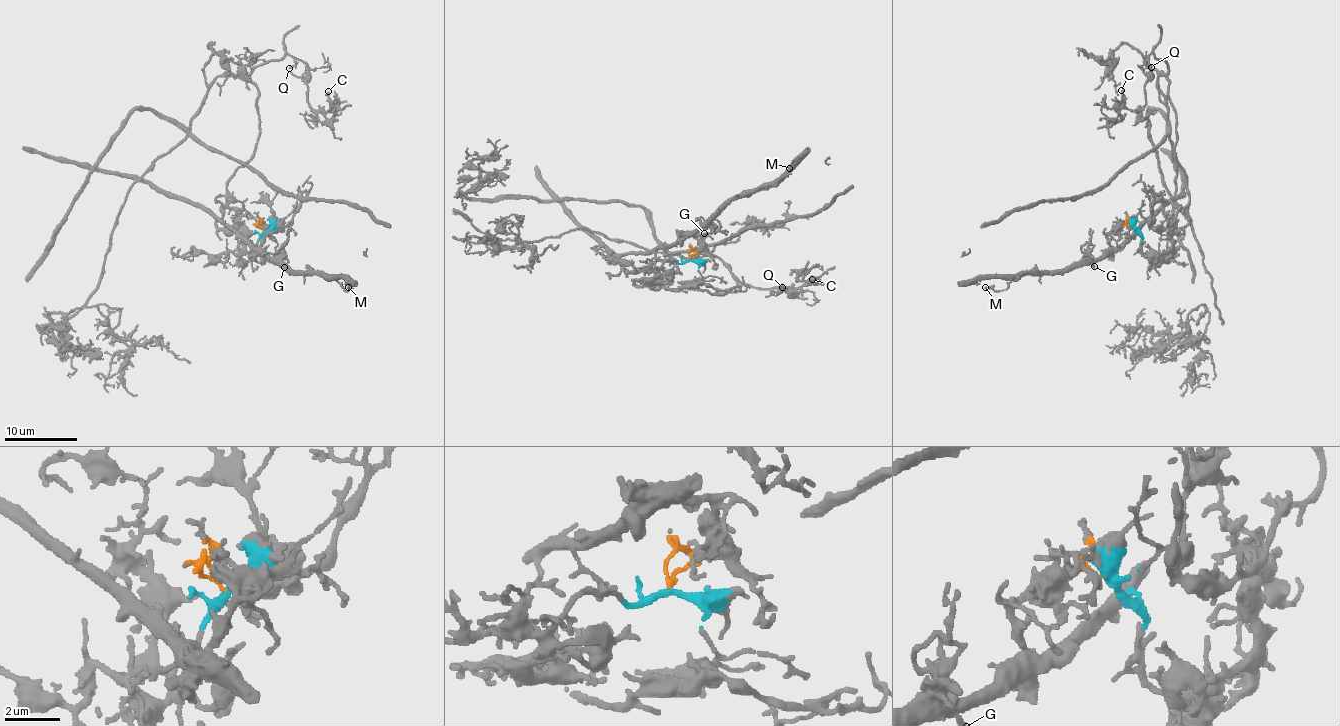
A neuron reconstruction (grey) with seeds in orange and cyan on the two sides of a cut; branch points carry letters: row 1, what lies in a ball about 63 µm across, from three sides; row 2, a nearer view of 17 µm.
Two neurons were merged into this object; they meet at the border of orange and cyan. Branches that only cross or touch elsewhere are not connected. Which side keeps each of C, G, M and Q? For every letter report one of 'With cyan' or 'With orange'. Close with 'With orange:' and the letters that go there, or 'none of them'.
C: With cyan
G: With orange
M: With orange
Q: With cyan
With orange: G, M

